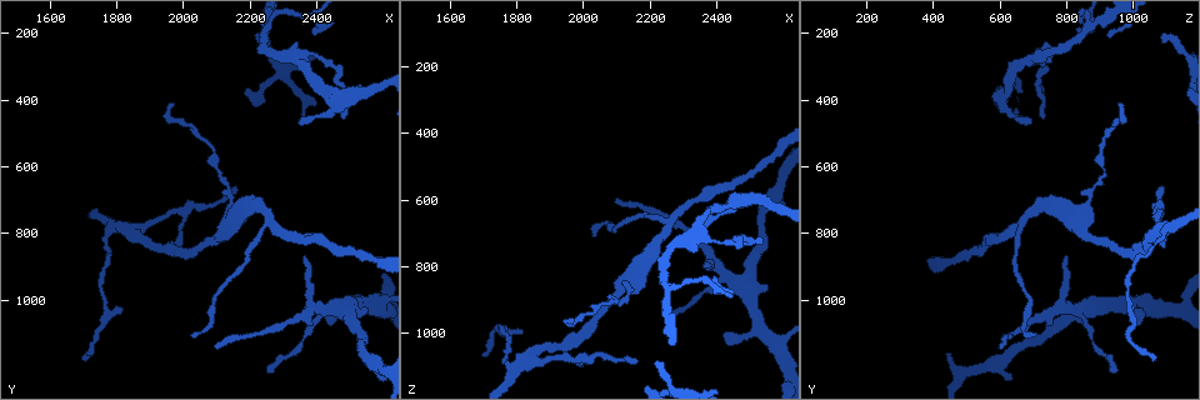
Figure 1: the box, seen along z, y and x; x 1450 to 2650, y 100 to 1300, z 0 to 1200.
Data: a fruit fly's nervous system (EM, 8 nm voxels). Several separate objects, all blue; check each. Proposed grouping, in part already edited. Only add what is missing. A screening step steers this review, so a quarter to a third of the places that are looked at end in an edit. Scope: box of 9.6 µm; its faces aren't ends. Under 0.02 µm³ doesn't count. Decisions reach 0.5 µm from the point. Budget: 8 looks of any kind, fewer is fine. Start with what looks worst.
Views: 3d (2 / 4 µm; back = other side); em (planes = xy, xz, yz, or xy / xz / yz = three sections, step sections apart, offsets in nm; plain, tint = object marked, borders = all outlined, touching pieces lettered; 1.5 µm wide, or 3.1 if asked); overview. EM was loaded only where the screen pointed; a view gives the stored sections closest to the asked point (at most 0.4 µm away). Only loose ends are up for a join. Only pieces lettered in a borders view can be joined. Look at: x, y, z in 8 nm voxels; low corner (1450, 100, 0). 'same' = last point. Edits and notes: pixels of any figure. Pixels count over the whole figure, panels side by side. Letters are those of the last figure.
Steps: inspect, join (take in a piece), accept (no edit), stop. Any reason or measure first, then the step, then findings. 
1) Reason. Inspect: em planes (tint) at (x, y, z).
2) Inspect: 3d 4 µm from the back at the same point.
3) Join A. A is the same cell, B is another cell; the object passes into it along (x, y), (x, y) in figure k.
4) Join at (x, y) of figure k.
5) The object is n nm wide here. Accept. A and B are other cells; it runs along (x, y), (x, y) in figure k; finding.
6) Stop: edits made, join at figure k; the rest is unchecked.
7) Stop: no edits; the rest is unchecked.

Thin end. Inspect: em planes (borders) at (2370, 870, 800).

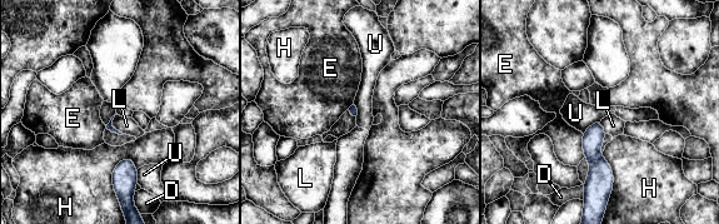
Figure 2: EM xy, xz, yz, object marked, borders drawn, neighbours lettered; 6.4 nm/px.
Accept. D, E, H, L and U are other cells; a border runs along (600, 119), (595, 120), (583, 134) in figure 2; none of them fits.

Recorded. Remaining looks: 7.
Long arm stops here. Inspect: em yz step 8 (borders) at (1690, 1180, 1060).

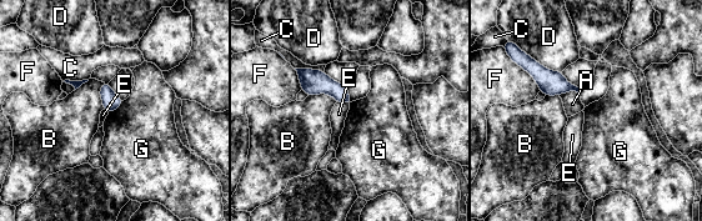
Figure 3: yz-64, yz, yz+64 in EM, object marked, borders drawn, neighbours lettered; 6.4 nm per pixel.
Inspect: em xz step 8 (borders) at the same point.

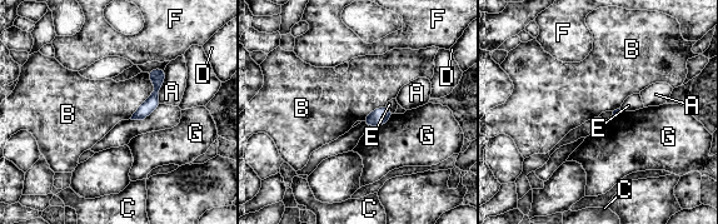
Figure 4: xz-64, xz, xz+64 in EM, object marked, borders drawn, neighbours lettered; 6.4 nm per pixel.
The longest contact is with B, 320 nm. Accept. A, B, C, D, E, F and G are other cells; no lettered piece goes on from it.

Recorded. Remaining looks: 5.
Thin end. Inspect: em planes (borders) at (2090, 1150, 600).

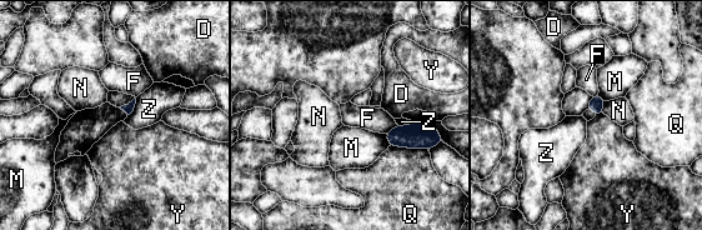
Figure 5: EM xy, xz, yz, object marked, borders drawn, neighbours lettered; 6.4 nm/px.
The longest contact is with Q, 220 nm. Accept. D, F, M, N, Q, Y and Z are other cells; a border runs along (602, 113), (595, 116) in figure 5; none of them fits.

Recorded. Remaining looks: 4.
Stop: no edits; the rest is unchecked.

